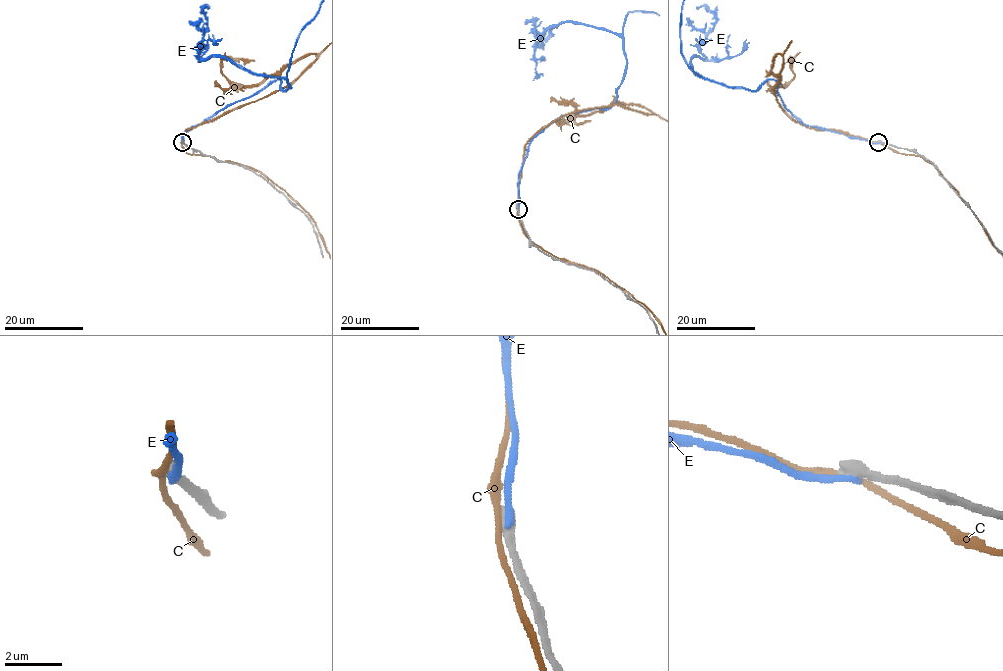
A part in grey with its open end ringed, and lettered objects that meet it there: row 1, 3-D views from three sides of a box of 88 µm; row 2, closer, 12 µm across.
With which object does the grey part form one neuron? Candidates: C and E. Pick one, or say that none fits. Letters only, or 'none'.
none

